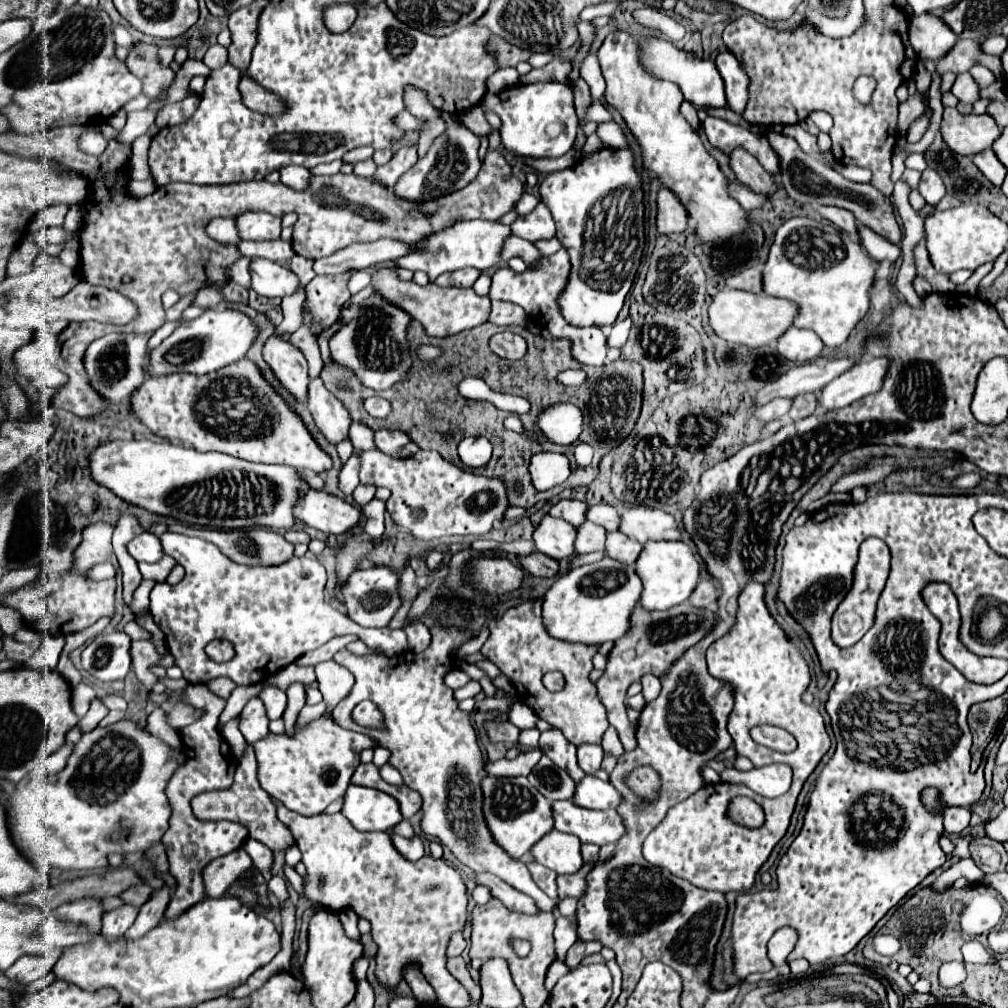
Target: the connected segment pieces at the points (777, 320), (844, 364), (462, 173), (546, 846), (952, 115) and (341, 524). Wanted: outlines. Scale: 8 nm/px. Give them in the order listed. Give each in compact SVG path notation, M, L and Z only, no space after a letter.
M723 288L709 306L709 322L715 334L727 342L737 342L749 348L761 348L775 342L787 328L793 326L799 308L791 300L773 298L767 294L753 294L733 288Z
M817 358L813 362L807 362L803 366L795 366L787 370L783 376L779 376L775 382L769 382L757 396L757 404L767 404L773 398L781 396L799 396L807 392L821 392L833 378L847 372L855 360L843 358L843 360L827 360Z
M443 114L443 120L447 124L447 132L441 134L425 158L421 158L409 172L405 172L399 180L399 184L393 188L395 196L411 202L423 202L423 200L437 200L439 196L457 192L465 188L479 172L479 138L465 126L455 124L455 116Z
M551 830L531 848L531 854L539 864L555 870L557 874L575 874L583 866L579 844L577 836Z
M943 108L941 134L947 146L961 156L975 156L985 148L991 148L993 140L1001 136L1001 130L989 114L959 114L955 108Z
M307 488L305 496L295 506L295 518L311 528L335 536L345 534L365 522L365 516L357 506L313 488Z

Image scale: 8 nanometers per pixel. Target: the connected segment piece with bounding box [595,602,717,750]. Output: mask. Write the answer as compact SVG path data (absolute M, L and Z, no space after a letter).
M679 604L667 612L647 612L641 606L635 608L631 616L631 628L623 638L619 638L609 652L609 662L603 672L603 676L597 680L597 696L601 704L607 708L607 720L611 726L617 728L619 740L623 744L624 750L635 749L635 726L627 720L625 712L625 692L631 682L639 680L645 674L653 674L657 678L663 678L671 664L683 656L691 646L695 646L711 628L715 628L717 616L711 610L697 608L687 604Z

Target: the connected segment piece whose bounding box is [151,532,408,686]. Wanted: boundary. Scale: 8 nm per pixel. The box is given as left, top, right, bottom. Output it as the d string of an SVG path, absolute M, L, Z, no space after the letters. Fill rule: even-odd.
M165 532L160 540L164 553L173 555L185 568L185 578L179 584L169 586L167 582L157 582L151 590L151 614L179 666L166 669L170 679L183 677L191 680L191 684L199 684L199 680L207 682L217 676L229 676L235 684L257 684L295 662L301 654L323 646L333 636L345 634L357 634L371 650L380 650L389 657L407 651L408 641L403 630L389 626L361 628L339 606L325 602L323 588L327 576L317 560L295 556L273 568L243 566L231 562L217 546L201 538ZM215 638L235 644L237 656L227 666L215 664L203 650Z

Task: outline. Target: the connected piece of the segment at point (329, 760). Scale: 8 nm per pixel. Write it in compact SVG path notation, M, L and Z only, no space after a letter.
M321 716L305 728L295 728L295 736L269 734L253 747L259 758L261 786L289 810L303 816L315 816L345 794L359 766L361 750L375 748L375 742L365 734L345 730L335 720Z

